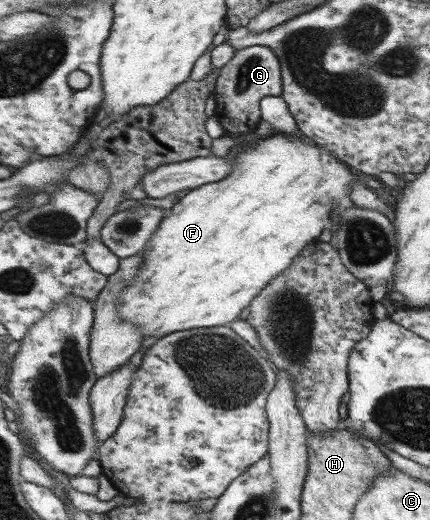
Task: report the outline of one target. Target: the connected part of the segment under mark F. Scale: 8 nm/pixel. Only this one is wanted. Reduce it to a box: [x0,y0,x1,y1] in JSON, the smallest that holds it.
[117,133,359,338]

